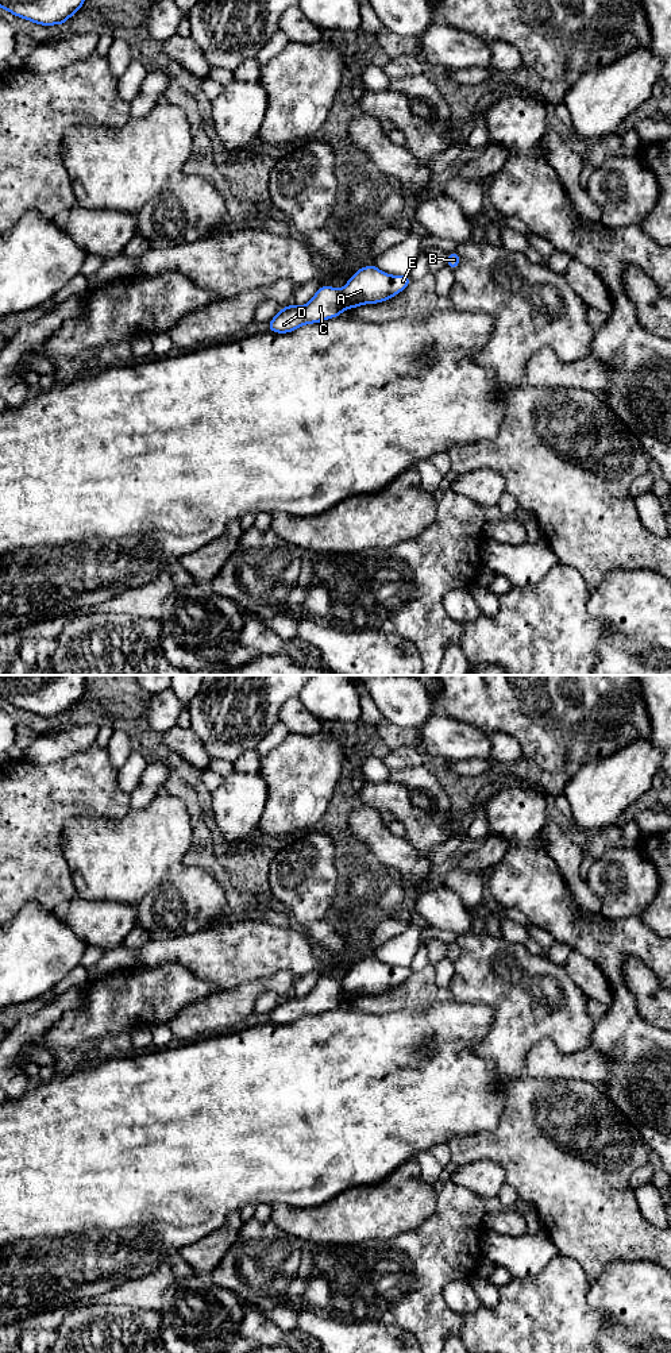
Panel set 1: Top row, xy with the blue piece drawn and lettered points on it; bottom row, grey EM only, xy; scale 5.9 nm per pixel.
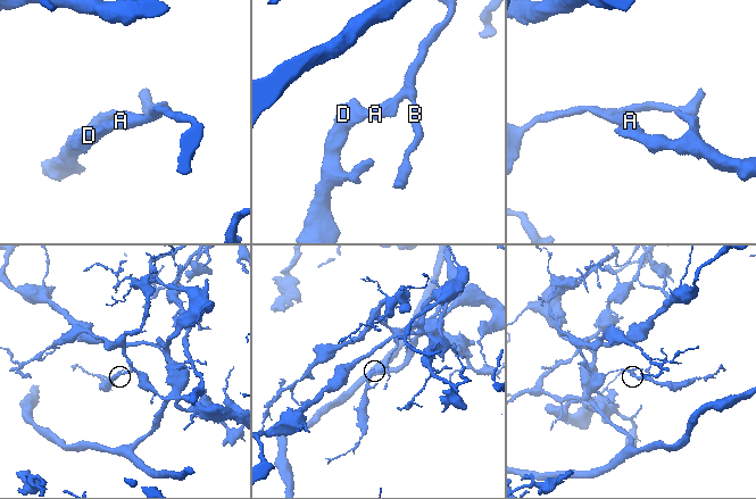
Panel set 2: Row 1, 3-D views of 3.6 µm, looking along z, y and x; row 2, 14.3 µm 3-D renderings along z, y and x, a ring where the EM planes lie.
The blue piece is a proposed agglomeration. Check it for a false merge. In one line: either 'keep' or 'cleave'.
cleave

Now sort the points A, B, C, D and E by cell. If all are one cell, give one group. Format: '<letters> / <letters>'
A B E / C D

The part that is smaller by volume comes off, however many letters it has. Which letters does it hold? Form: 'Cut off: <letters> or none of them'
Cut off: C, D

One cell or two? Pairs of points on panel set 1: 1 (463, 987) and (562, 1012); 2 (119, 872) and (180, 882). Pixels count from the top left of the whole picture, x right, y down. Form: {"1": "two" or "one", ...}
{"1": "one", "2": "two"}

